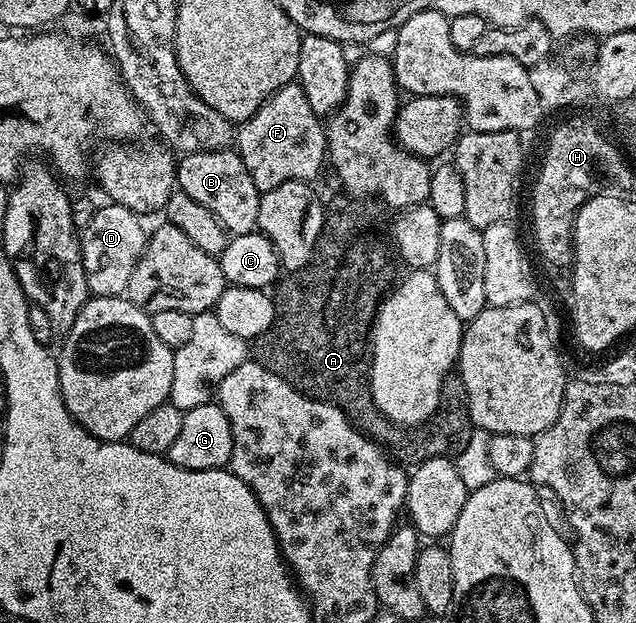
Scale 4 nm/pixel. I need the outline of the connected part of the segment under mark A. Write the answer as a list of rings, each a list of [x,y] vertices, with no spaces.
[[[338,193],[331,203],[329,200],[325,204],[325,208],[324,225],[310,263],[304,265],[304,269],[283,274],[273,288],[274,320],[256,340],[257,362],[263,363],[272,373],[276,373],[276,377],[292,385],[292,389],[296,389],[301,395],[340,408],[350,418],[350,424],[355,429],[373,439],[399,465],[417,465],[429,459],[457,456],[468,445],[469,437],[475,429],[468,413],[468,397],[461,375],[447,375],[444,405],[436,409],[431,419],[415,427],[399,427],[374,404],[370,389],[370,336],[378,308],[388,288],[395,282],[394,263],[396,264],[391,240],[382,236],[383,208],[373,198],[345,193]]]

